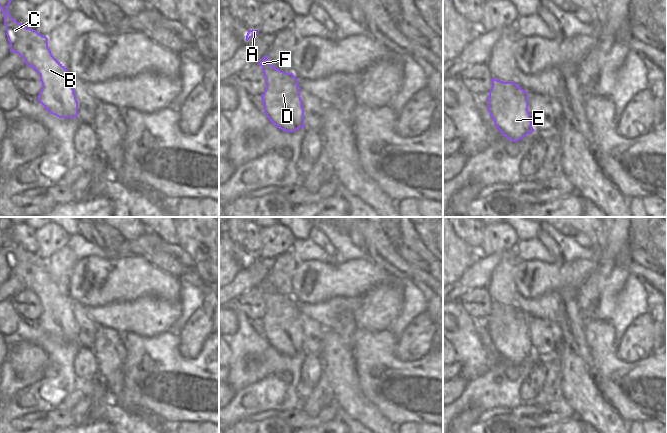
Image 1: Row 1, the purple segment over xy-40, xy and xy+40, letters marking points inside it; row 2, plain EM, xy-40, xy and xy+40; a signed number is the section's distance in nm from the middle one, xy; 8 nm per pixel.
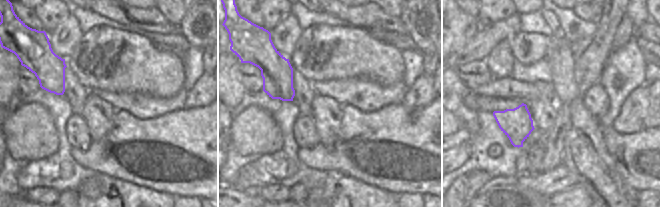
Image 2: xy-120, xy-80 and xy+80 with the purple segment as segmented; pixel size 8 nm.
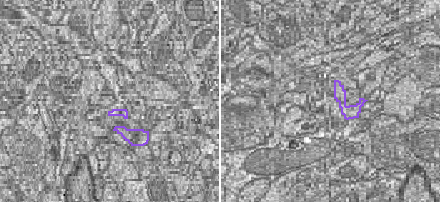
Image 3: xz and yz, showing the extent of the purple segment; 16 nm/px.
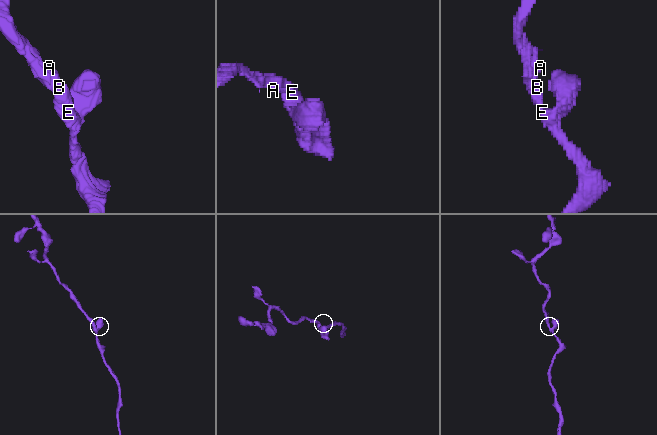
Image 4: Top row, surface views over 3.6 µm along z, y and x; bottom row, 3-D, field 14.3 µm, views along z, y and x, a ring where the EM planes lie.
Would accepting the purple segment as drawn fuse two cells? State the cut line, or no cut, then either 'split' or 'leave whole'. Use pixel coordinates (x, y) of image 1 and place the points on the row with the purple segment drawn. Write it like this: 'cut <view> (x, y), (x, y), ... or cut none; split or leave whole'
cut none; leave whole

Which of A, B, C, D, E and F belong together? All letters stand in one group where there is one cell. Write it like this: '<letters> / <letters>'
A B C D E F

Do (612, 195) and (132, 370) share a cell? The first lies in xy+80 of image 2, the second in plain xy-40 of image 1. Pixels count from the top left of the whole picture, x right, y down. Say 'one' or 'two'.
two

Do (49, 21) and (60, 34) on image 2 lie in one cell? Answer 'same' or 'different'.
different

